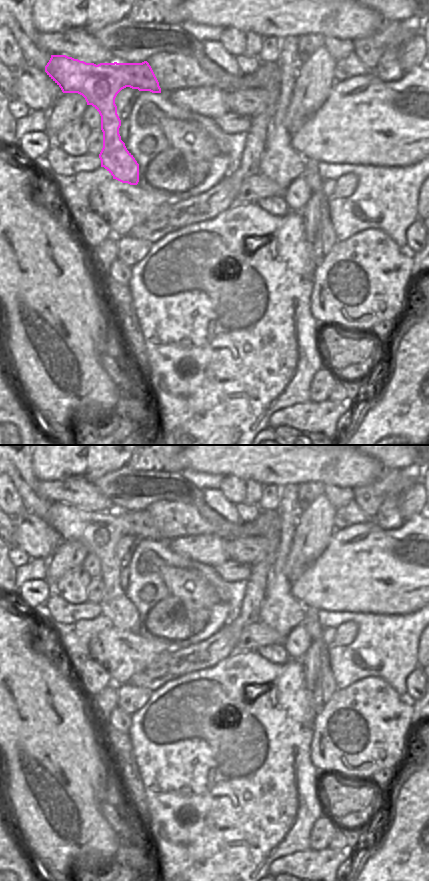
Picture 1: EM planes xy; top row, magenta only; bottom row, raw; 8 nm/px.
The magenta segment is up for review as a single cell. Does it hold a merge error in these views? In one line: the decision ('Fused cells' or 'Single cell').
Single cell.

